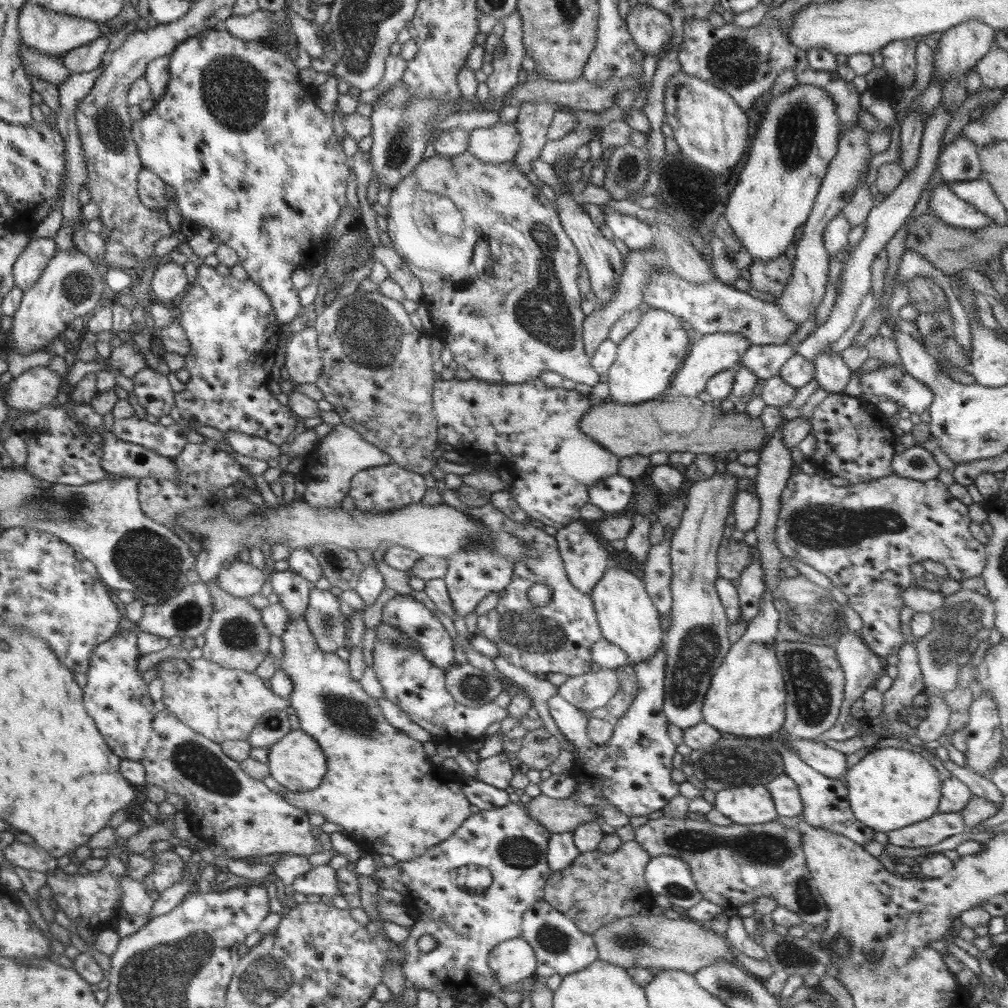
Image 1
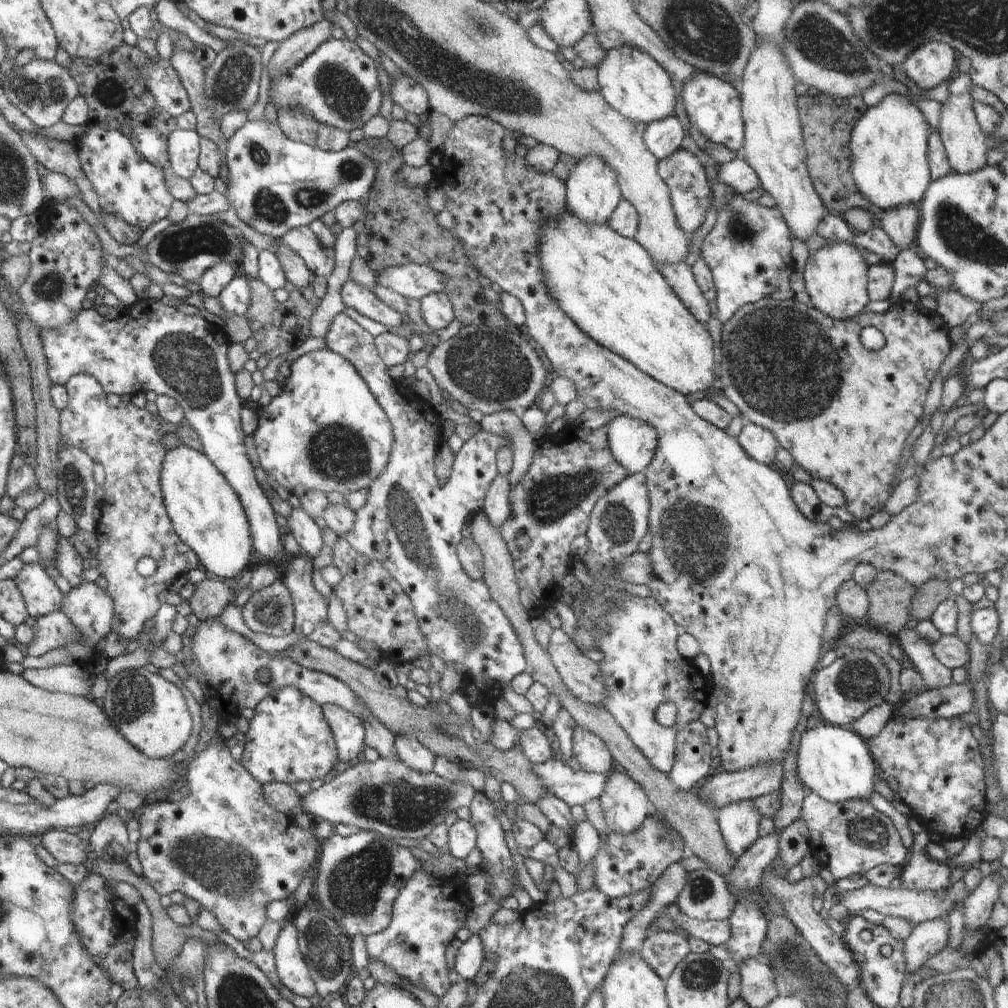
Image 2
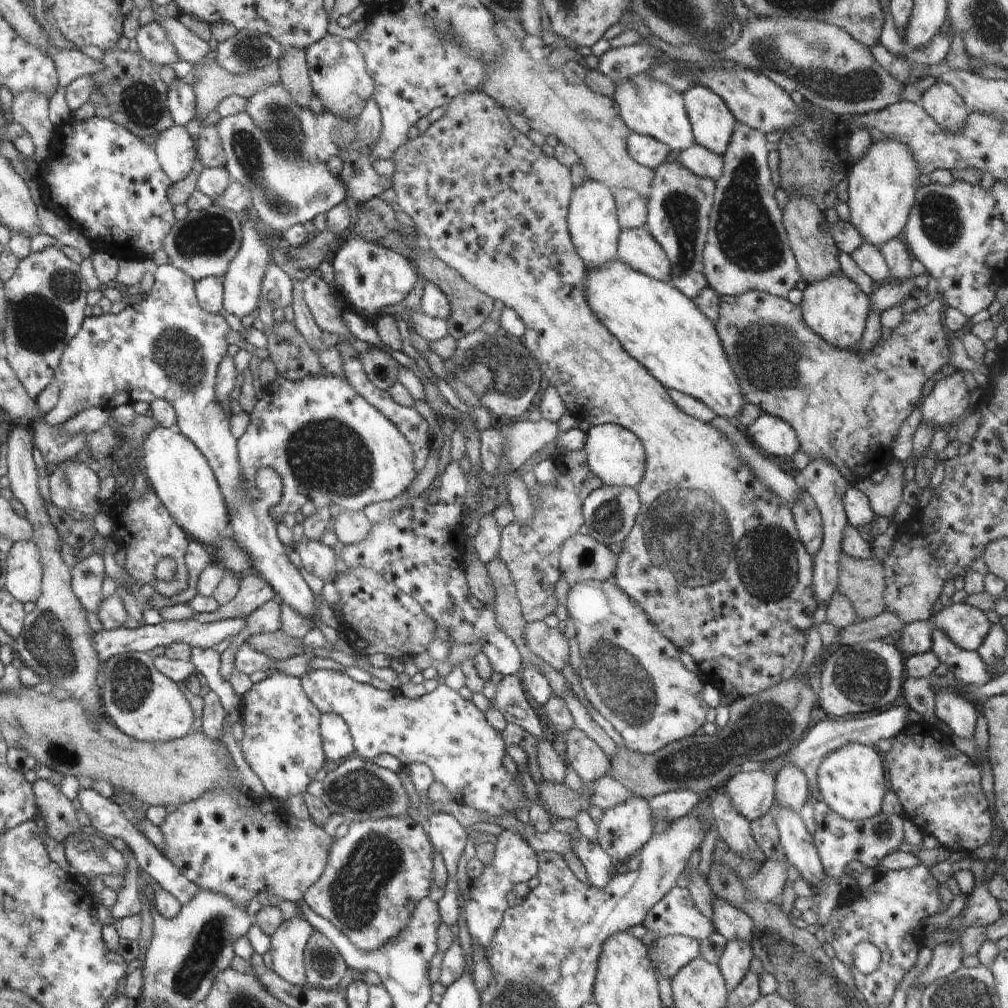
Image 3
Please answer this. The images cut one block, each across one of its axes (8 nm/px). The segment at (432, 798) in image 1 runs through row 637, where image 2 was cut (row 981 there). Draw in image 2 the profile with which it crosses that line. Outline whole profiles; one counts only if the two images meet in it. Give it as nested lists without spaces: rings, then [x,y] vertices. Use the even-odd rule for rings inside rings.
[[[285,921],[274,945],[277,976],[282,984],[298,996],[308,998],[316,994],[316,984],[310,978],[309,970],[299,949],[296,926]]]

